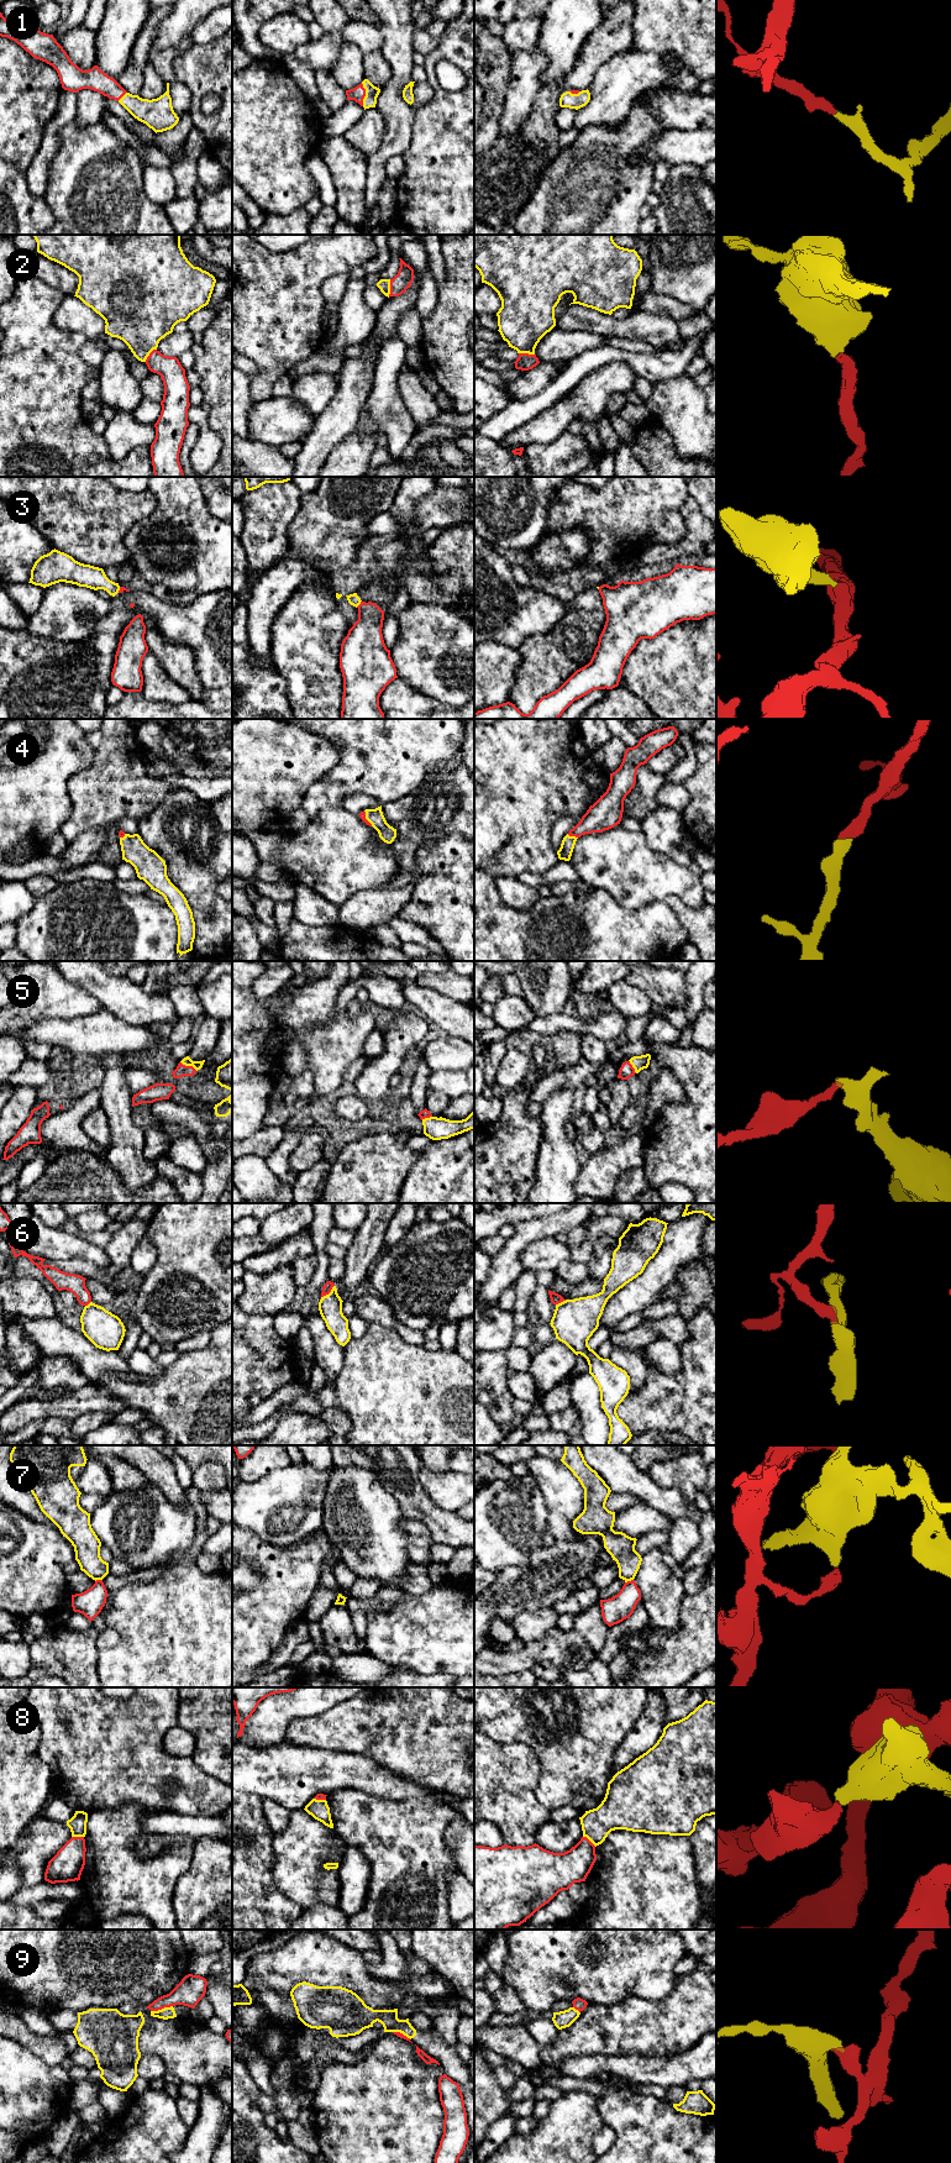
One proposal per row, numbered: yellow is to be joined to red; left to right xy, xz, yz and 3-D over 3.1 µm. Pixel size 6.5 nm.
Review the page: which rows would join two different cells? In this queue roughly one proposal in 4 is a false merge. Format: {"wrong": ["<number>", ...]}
{"wrong": ["3", "7", "9"]}

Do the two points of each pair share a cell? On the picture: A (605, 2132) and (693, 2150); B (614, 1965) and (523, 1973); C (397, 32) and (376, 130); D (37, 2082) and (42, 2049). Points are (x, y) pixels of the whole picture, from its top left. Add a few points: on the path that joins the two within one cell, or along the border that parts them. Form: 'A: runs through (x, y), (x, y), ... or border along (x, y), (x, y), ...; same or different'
A: border along (604, 2124), (615, 2133), (615, 2142), (609, 2150); different
B: runs through (592, 1972), (581, 1964), (545, 1964); same
C: border along (376, 106), (384, 121), (383, 140); different
D: border along (17, 2042), (50, 2064), (61, 2064); different

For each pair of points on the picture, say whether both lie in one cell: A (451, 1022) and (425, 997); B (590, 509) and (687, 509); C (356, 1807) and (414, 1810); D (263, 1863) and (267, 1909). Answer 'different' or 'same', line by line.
A: same
B: different
C: same
D: same

